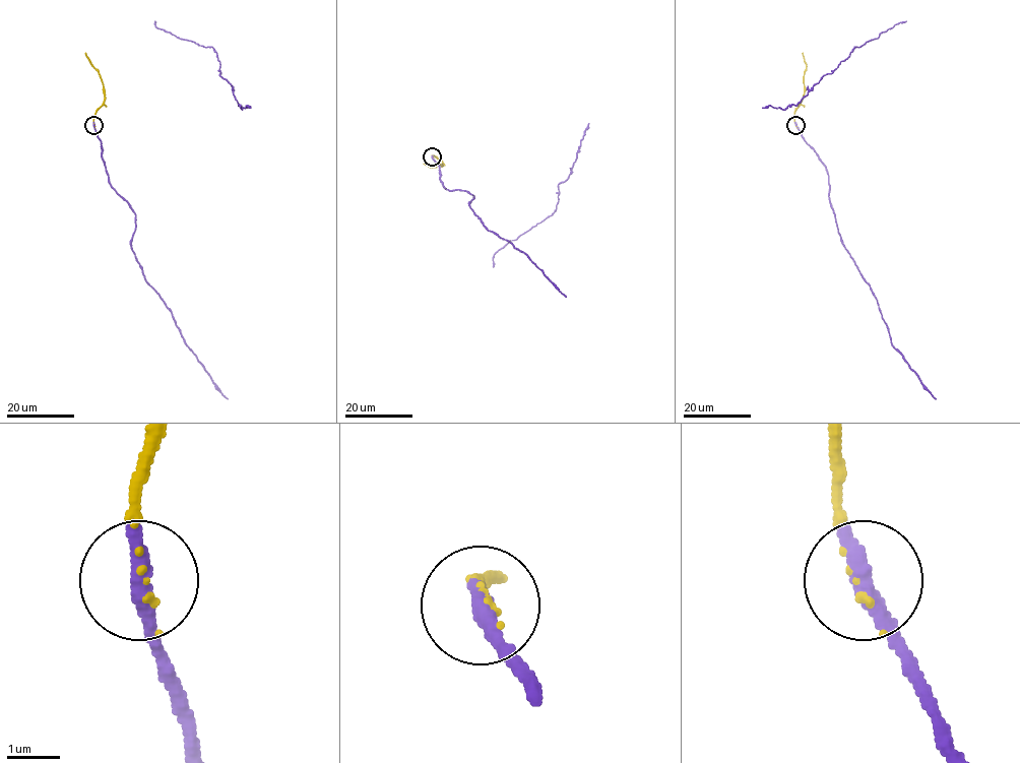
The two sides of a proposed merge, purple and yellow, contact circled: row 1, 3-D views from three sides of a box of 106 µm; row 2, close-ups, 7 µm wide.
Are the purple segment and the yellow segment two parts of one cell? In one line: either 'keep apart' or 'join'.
join

